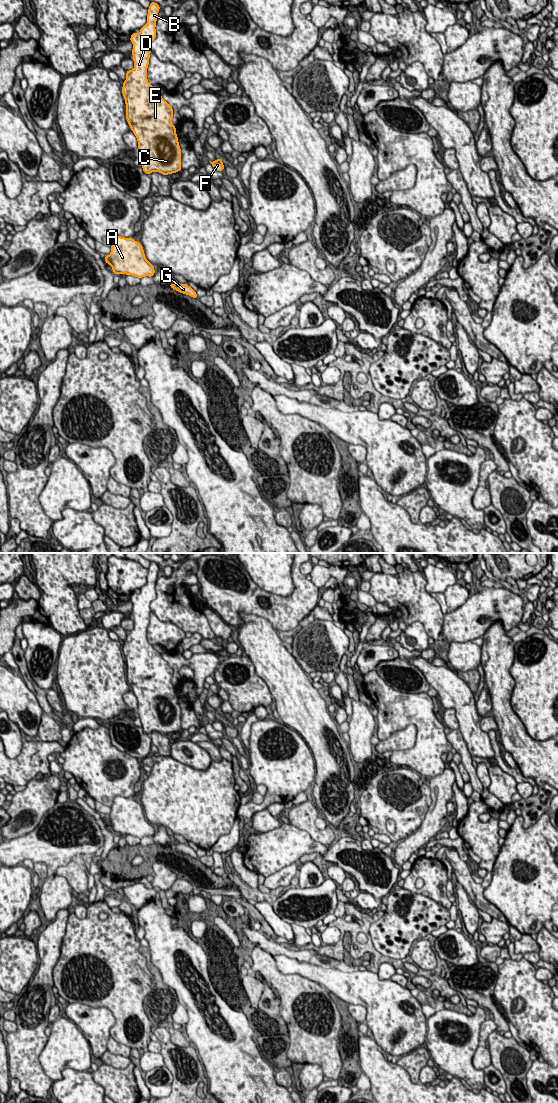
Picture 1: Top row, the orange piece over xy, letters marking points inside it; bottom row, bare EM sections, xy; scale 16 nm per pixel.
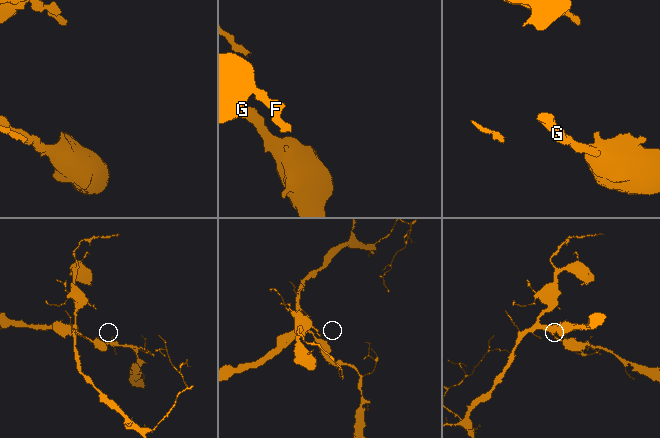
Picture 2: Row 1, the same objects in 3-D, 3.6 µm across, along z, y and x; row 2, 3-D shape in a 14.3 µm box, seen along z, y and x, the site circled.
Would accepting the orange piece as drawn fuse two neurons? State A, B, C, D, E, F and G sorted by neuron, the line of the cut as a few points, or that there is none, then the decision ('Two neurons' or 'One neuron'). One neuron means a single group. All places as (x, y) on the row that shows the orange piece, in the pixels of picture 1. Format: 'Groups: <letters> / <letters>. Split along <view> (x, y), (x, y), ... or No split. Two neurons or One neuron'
Groups: A B C D E F G. No split. One neuron

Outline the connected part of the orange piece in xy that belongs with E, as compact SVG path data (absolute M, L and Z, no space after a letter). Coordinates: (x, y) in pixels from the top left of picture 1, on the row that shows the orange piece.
M151 2L148 8L147 23L140 28L138 34L134 32L131 34L134 68L126 71L126 80L121 88L126 104L126 119L138 141L136 153L141 160L144 173L148 175L154 171L163 175L181 171L181 148L176 127L172 123L173 108L147 79L150 45L157 36L155 27L159 10L160 6L156 2Z

